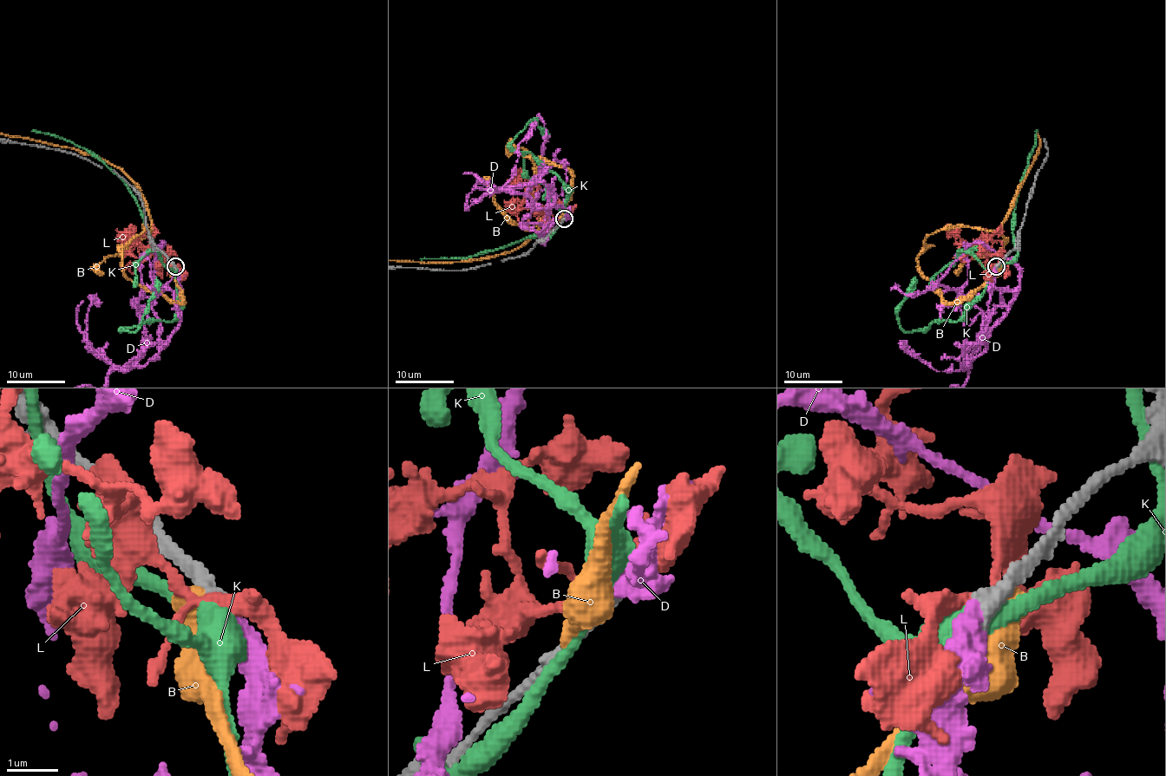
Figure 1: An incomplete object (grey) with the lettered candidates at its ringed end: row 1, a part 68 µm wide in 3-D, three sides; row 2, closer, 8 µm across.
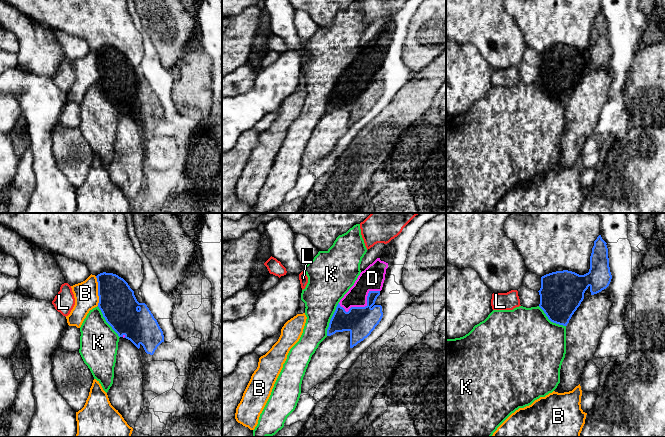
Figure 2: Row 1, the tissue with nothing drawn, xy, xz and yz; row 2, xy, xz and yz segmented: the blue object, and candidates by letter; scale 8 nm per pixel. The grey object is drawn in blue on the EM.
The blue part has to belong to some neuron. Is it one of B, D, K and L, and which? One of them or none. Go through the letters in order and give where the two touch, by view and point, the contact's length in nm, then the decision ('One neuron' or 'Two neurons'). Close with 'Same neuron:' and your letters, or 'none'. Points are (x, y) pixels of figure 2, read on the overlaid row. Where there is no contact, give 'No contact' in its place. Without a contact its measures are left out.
B: Touches blue at xy (98, 291). Shared border 240 nm. Two neurons
D: Touches blue at xz (363, 307). Shared border 360 nm. One neuron
K: Touches blue at xz (331, 319). Shared border 280 nm. Two neurons
L: No contact. Two neurons
Same neuron: D

